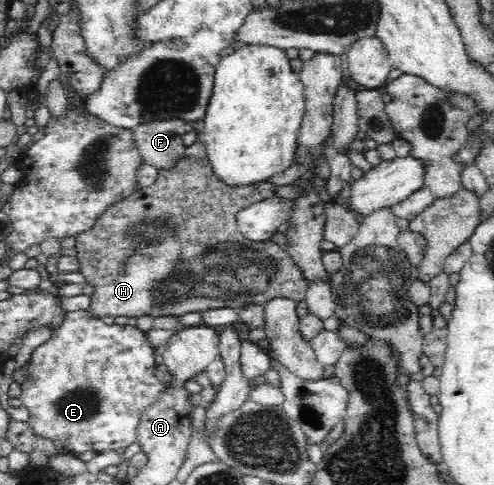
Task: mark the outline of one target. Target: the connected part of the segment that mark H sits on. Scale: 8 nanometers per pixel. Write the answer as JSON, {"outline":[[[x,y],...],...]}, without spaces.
{"outline":[[[196,141],[186,146],[180,158],[173,165],[167,169],[158,170],[158,177],[152,185],[143,187],[121,201],[117,201],[117,203],[109,206],[98,217],[95,225],[92,225],[87,231],[76,235],[76,244],[74,247],[78,251],[76,257],[79,260],[79,264],[81,264],[78,272],[85,277],[86,283],[89,283],[94,289],[90,295],[91,303],[88,315],[99,320],[106,315],[111,315],[111,317],[121,317],[121,315],[123,317],[143,317],[143,315],[181,317],[181,315],[191,313],[192,311],[202,312],[219,307],[240,308],[248,303],[264,305],[266,301],[274,297],[291,298],[296,302],[305,299],[308,281],[303,277],[302,269],[288,256],[285,246],[279,244],[269,245],[269,249],[265,252],[263,242],[257,243],[257,241],[247,239],[243,234],[238,232],[236,226],[236,213],[238,211],[275,196],[274,191],[278,187],[279,185],[273,185],[267,181],[253,182],[244,186],[227,185],[223,180],[219,180],[218,174],[214,172],[213,166],[211,166],[211,162],[207,157],[205,144],[202,141]]]}

